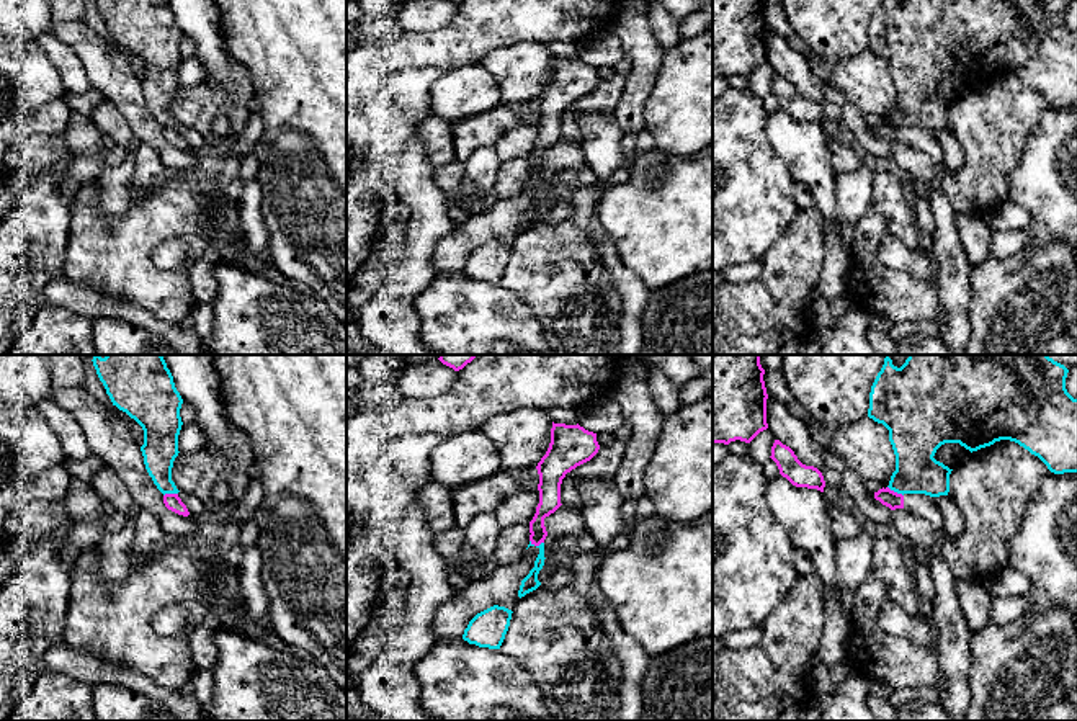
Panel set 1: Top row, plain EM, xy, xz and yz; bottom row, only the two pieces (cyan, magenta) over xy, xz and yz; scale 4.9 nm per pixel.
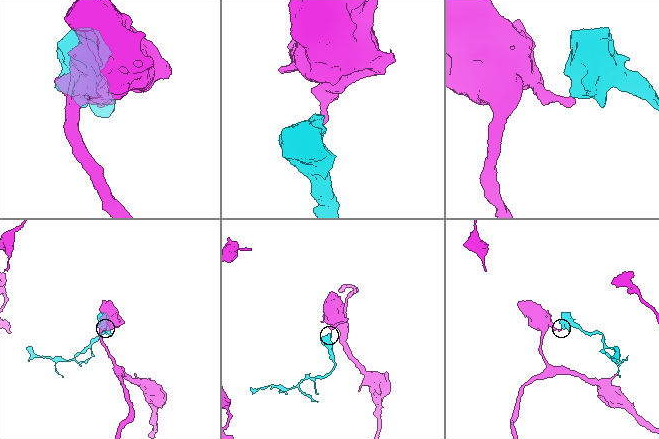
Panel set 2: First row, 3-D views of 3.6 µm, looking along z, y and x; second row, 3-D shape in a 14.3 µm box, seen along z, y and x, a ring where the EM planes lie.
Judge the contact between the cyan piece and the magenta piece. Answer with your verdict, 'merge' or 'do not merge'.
do not merge

